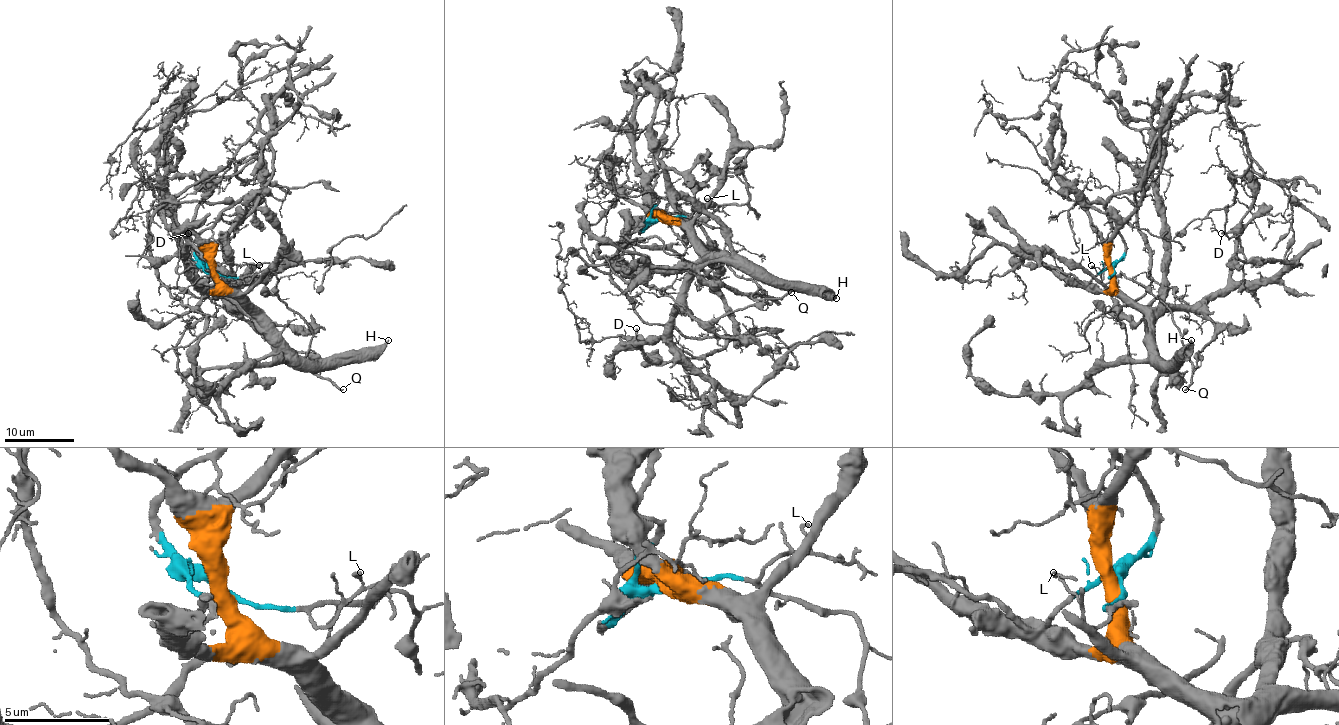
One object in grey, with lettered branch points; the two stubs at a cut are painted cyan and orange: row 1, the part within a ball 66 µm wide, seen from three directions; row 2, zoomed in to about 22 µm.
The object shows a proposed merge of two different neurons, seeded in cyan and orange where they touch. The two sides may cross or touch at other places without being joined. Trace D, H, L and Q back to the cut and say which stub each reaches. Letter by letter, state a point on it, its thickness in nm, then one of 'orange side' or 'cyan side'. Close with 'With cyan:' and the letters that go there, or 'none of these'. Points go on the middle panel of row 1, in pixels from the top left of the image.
D: (636, 328) | 220 nm | orange side
H: (836, 298) | 280 nm | orange side
L: (707, 198) | 130 nm | cyan side
Q: (791, 292) | 200 nm | cyan side
With cyan: L, Q

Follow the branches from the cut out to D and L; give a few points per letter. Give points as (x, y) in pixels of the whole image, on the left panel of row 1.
D: (213, 270), (251, 308), (237, 306), (215, 284), (210, 263), (189, 234)
L: (213, 270), (227, 277), (239, 277), (248, 284), (260, 270), (260, 265)

